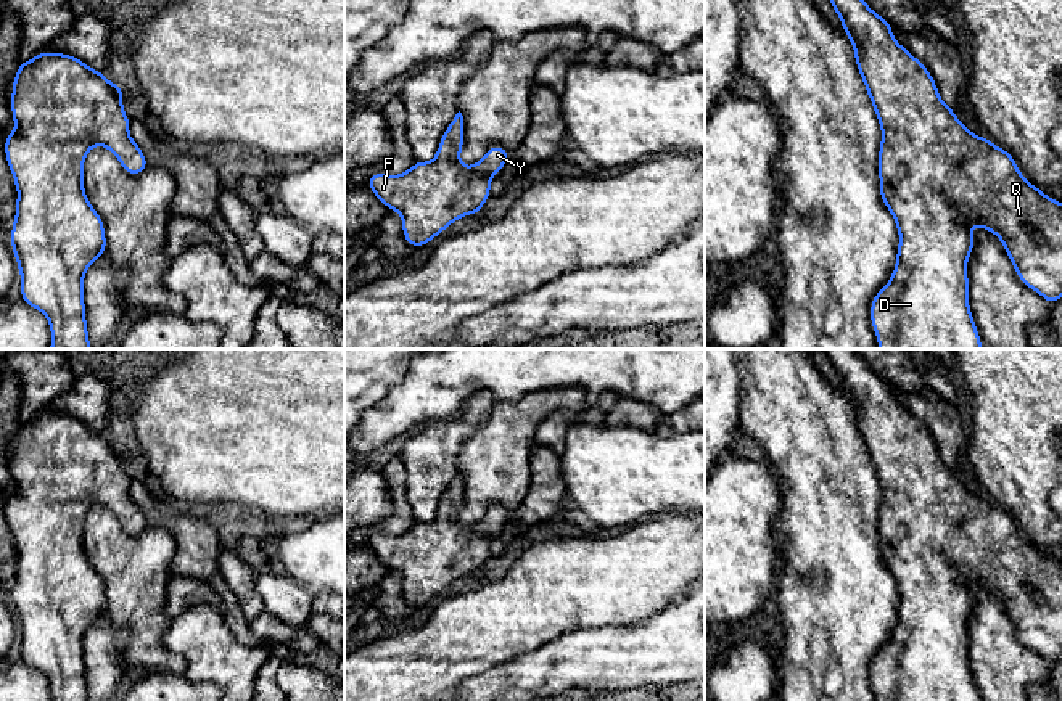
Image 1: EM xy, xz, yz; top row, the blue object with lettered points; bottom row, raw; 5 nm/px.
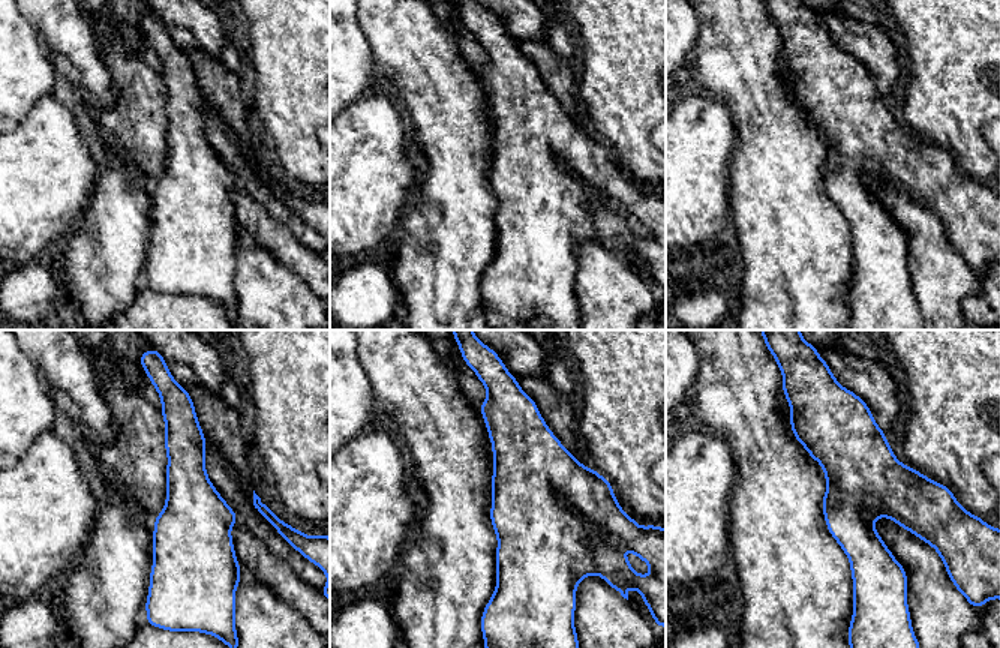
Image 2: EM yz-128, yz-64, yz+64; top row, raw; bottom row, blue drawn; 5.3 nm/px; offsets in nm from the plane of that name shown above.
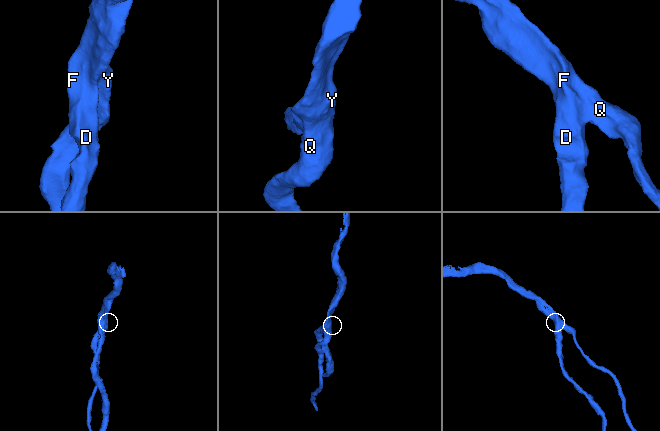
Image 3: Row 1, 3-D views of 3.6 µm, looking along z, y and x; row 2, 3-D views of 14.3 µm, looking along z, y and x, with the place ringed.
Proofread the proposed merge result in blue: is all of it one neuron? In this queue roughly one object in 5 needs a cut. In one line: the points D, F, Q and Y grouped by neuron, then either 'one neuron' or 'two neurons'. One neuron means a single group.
D F Q Y | one neuron

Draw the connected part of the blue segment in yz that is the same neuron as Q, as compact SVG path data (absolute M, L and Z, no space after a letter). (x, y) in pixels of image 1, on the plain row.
M824 349L853 404L856 426L864 441L882 490L879 508L880 558L891 572L899 605L890 642L871 662L871 683L877 701L982 701L969 666L967 621L975 606L974 585L994 593L1020 642L1051 666L1062 658L1062 563L1046 556L1019 531L1009 511L986 497L974 495L941 461L936 444L922 421L899 405L891 384L869 368L854 349Z

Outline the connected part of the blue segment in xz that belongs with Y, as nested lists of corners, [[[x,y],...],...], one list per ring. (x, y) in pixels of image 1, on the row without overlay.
[[[459,471],[441,497],[436,518],[430,523],[415,521],[415,524],[399,535],[372,534],[367,547],[389,569],[402,577],[402,592],[405,601],[420,608],[428,605],[442,590],[468,574],[481,574],[484,561],[491,556],[491,537],[504,529],[508,519],[508,510],[491,506],[484,516],[467,527],[459,516],[463,508],[463,476]]]

